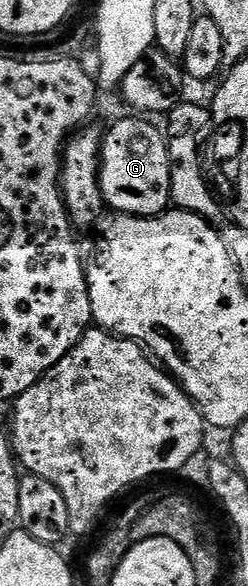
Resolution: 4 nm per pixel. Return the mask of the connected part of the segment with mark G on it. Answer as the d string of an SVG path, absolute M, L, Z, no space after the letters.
M140 118L144 120L120 120L107 133L102 136L102 143L100 145L100 192L104 195L104 203L111 211L116 214L123 214L126 216L159 216L161 212L169 207L172 191L170 190L170 158L168 157L168 142L163 131L160 132L151 124L151 119Z

